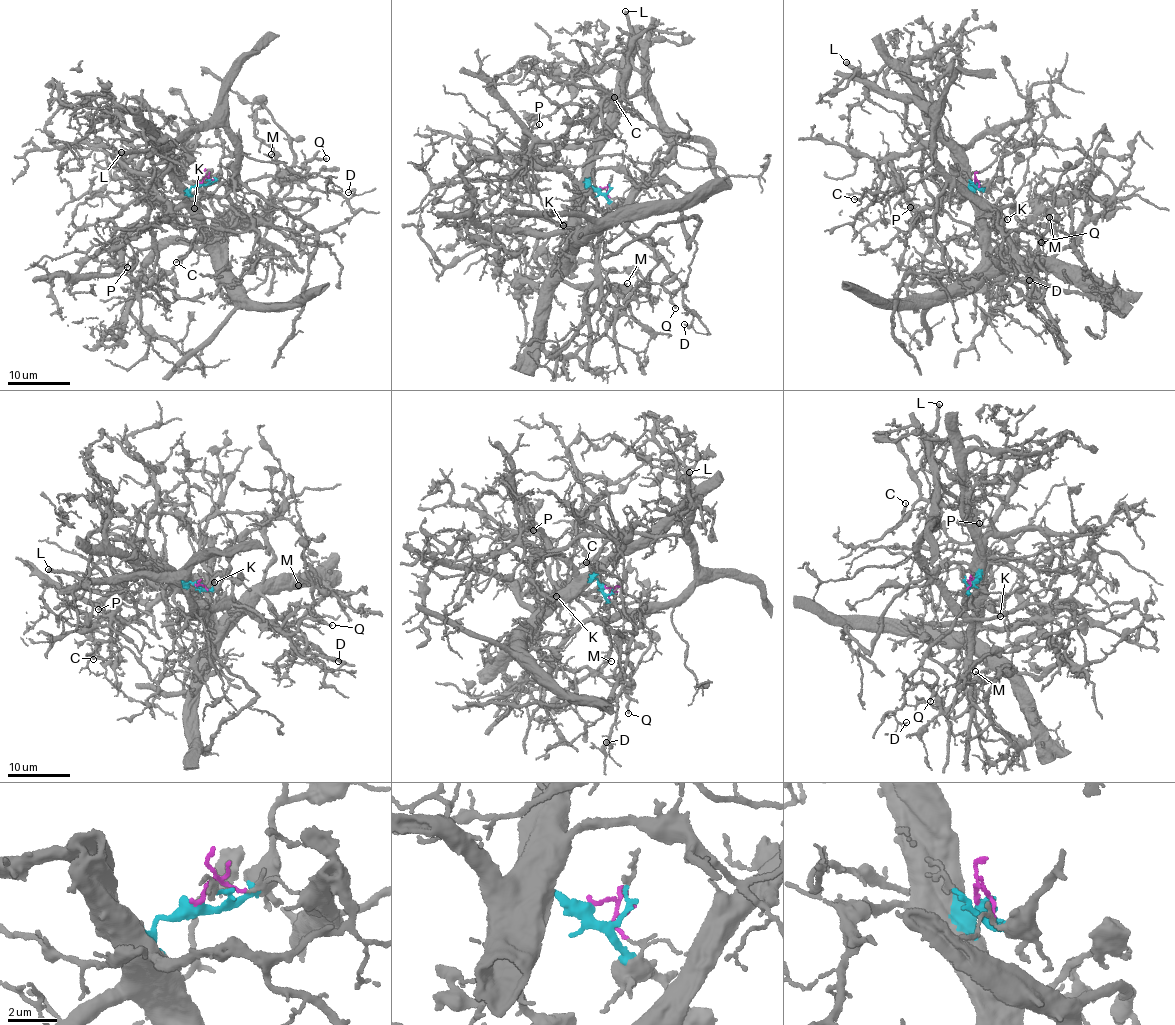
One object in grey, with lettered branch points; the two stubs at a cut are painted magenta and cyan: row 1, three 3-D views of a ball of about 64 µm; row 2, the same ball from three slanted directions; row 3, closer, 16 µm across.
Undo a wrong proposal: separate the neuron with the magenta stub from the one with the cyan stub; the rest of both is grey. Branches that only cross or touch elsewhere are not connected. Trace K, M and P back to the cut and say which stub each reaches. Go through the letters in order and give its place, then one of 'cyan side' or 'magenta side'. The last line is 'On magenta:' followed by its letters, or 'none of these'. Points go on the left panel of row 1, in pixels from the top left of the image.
K: place (194, 208); cyan side
M: place (271, 154); cyan side
P: place (127, 267); cyan side
On magenta: none of these

